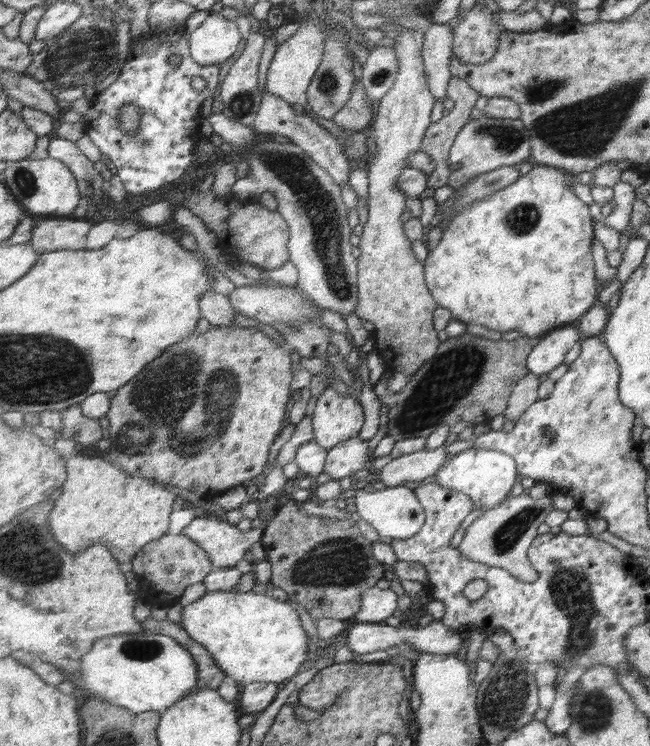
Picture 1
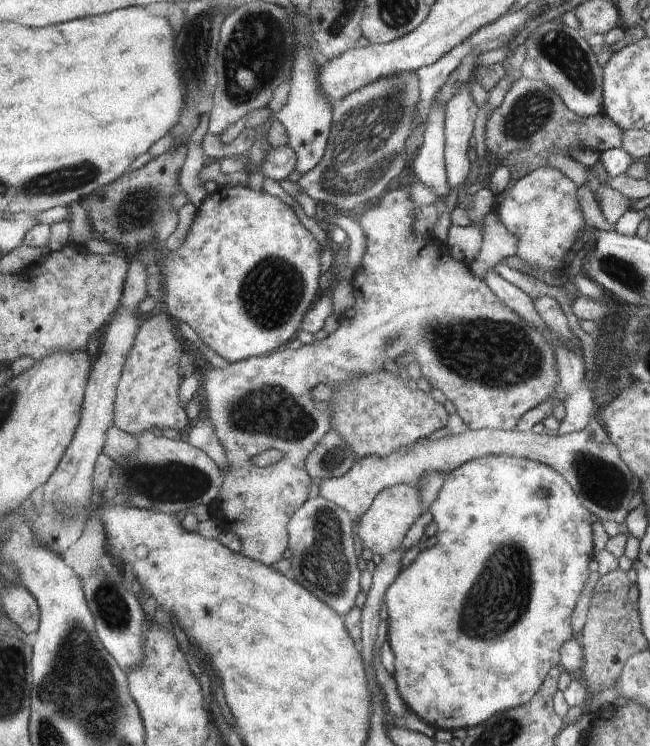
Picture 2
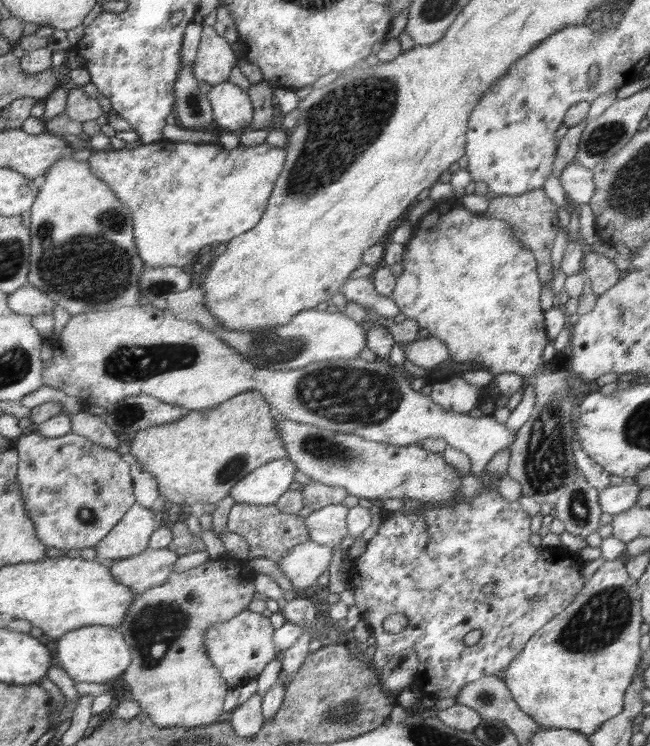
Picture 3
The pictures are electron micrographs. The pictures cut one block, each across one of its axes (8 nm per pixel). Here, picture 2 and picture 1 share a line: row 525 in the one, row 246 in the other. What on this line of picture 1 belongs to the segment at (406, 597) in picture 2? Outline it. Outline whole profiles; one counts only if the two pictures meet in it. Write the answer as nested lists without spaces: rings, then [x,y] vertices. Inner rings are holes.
[[[535,165],[526,175],[520,176],[510,186],[466,206],[462,212],[458,212],[452,218],[438,245],[428,253],[424,263],[428,290],[431,290],[436,302],[439,302],[442,308],[450,310],[452,318],[465,322],[467,325],[478,324],[488,330],[497,330],[498,332],[517,330],[524,335],[541,337],[554,328],[567,325],[580,316],[584,316],[584,313],[588,312],[588,308],[594,306],[596,276],[594,276],[594,260],[592,260],[592,248],[590,248],[592,238],[594,238],[592,218],[588,214],[588,206],[566,185],[567,179],[568,174],[563,169],[550,165]]]

